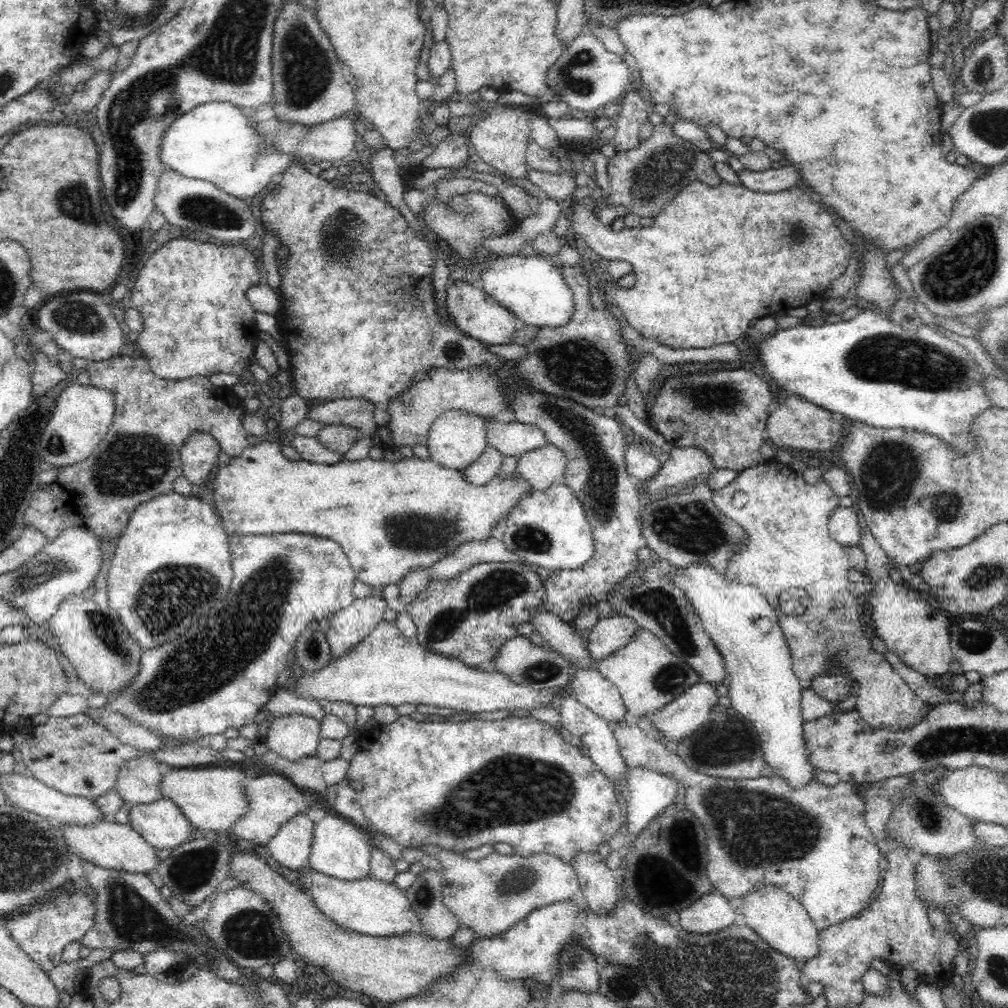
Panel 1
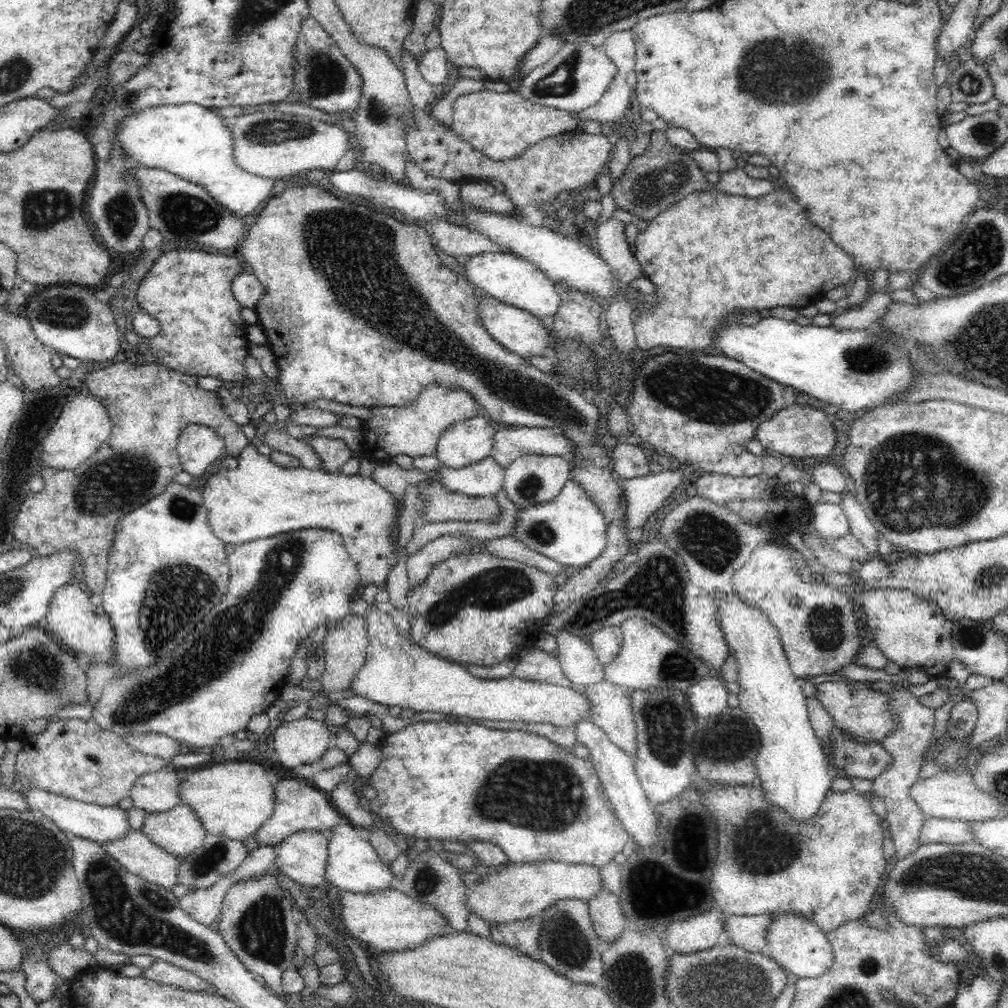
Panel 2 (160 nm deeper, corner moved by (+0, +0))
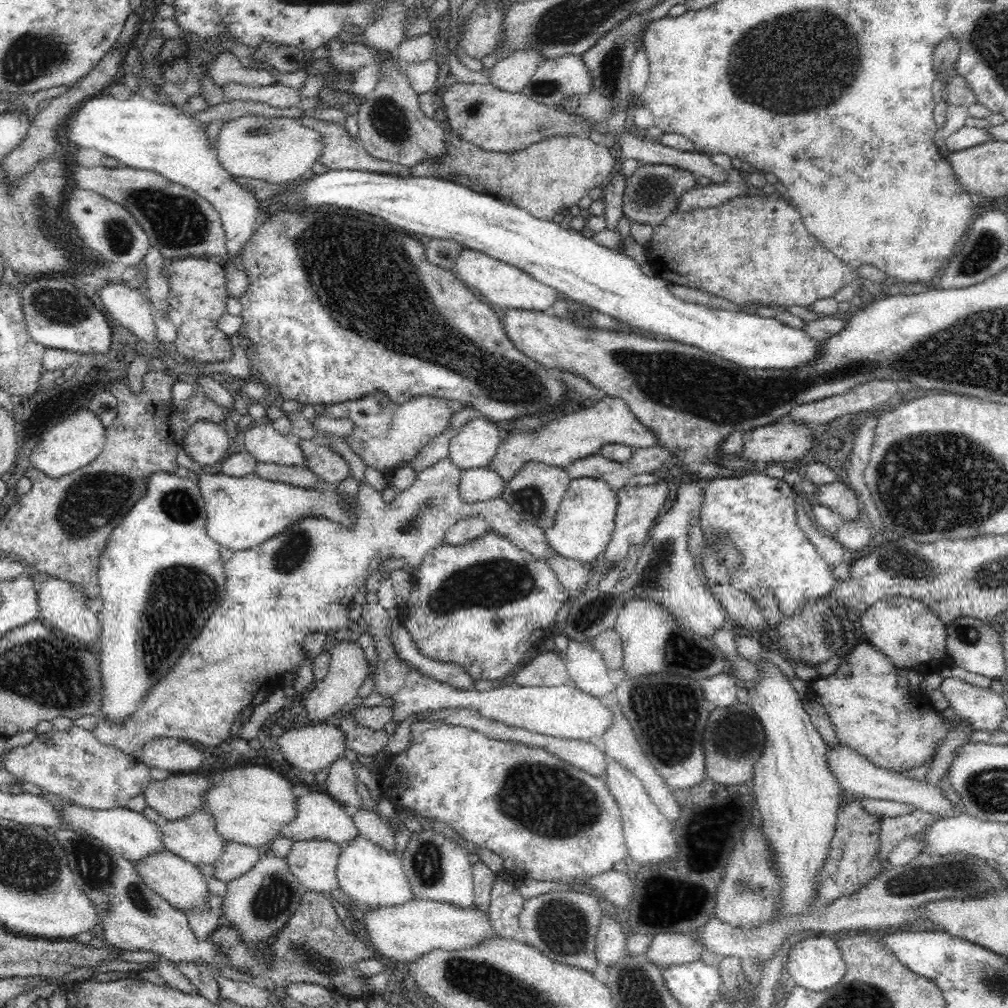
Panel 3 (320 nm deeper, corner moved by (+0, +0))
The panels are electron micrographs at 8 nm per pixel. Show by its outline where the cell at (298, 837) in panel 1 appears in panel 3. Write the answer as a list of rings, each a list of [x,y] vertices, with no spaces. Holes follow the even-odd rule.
[[[321,840],[296,841],[287,856],[289,871],[303,884],[305,891],[330,896],[340,888],[336,867],[341,855],[341,845]]]

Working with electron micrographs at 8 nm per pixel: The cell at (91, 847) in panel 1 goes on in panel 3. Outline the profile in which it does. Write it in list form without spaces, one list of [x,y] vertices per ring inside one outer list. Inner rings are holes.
[[[162,851],[146,857],[143,861],[135,864],[135,869],[142,880],[156,894],[160,895],[168,905],[183,914],[204,914],[210,912],[209,896],[211,895],[207,880],[194,863],[180,858],[170,851]]]

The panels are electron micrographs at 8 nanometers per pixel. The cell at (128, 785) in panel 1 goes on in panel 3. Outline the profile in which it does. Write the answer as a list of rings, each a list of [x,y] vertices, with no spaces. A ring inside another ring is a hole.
[[[172,774],[162,782],[150,781],[143,791],[147,806],[172,822],[204,809],[203,796],[214,783],[192,774]]]

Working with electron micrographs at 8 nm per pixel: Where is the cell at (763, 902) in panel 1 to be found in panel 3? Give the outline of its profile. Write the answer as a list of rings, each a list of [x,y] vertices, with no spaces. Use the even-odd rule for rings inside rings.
[[[817,935],[792,946],[787,963],[796,986],[812,992],[835,987],[847,971],[845,960],[833,935]]]

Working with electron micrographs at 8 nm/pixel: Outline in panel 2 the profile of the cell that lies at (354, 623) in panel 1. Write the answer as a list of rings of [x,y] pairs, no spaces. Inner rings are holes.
[[[350,612],[340,620],[334,627],[329,628],[326,641],[323,644],[325,653],[325,672],[320,678],[322,682],[322,692],[330,695],[334,692],[341,692],[350,689],[356,674],[360,672],[360,668],[366,664],[368,649],[368,632],[365,620],[353,612]]]

